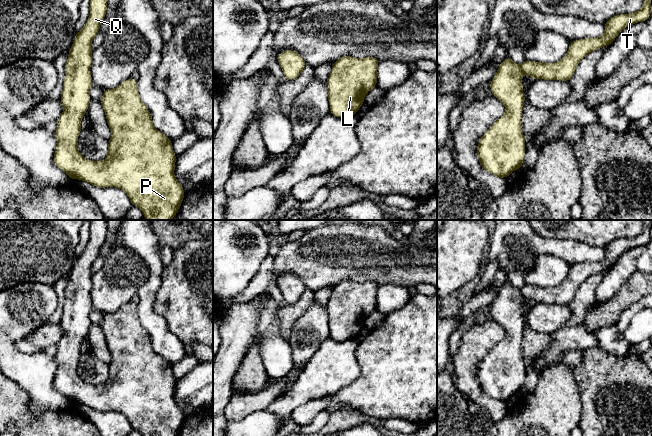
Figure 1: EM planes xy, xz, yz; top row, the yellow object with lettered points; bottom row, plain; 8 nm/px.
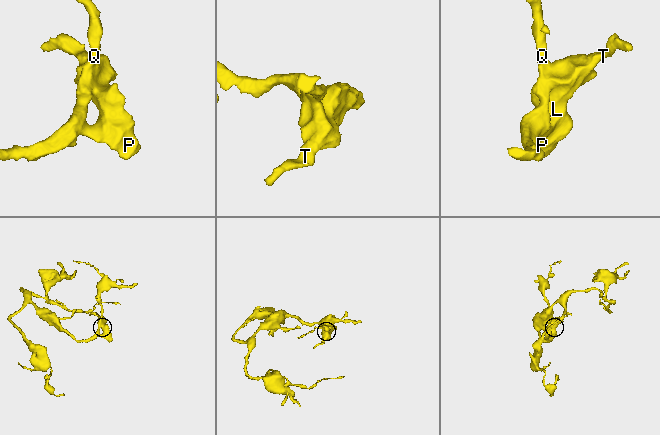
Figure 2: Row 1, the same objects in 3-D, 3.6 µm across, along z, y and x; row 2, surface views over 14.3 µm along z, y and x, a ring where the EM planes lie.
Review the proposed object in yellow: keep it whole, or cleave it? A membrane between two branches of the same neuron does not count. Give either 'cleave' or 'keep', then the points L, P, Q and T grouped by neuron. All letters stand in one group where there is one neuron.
keep; L P Q T

